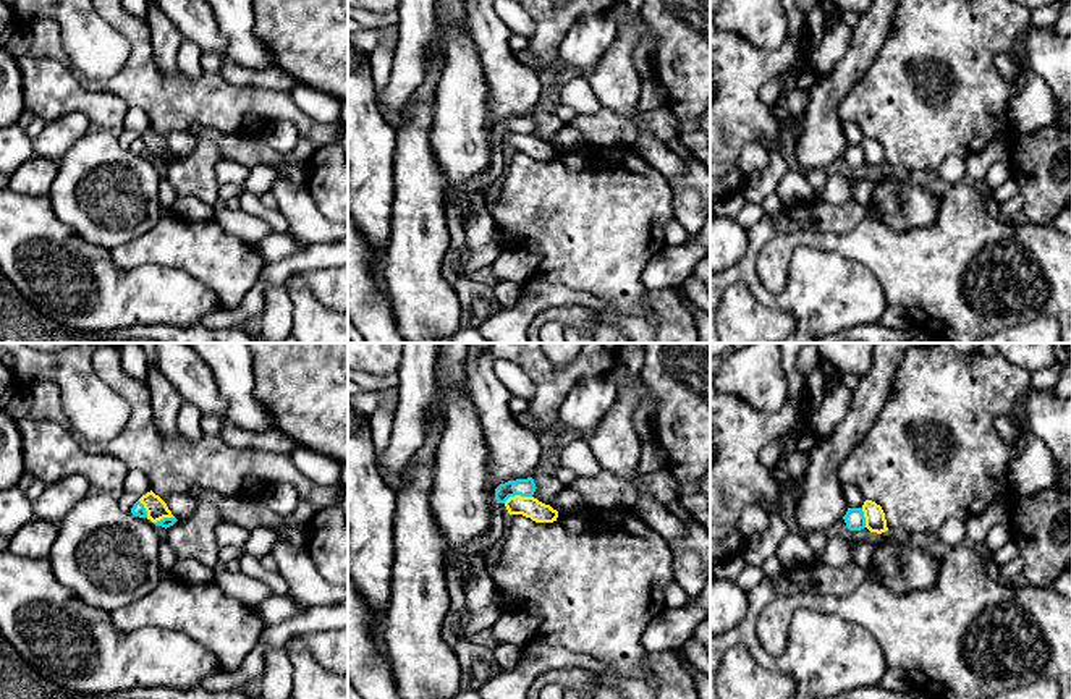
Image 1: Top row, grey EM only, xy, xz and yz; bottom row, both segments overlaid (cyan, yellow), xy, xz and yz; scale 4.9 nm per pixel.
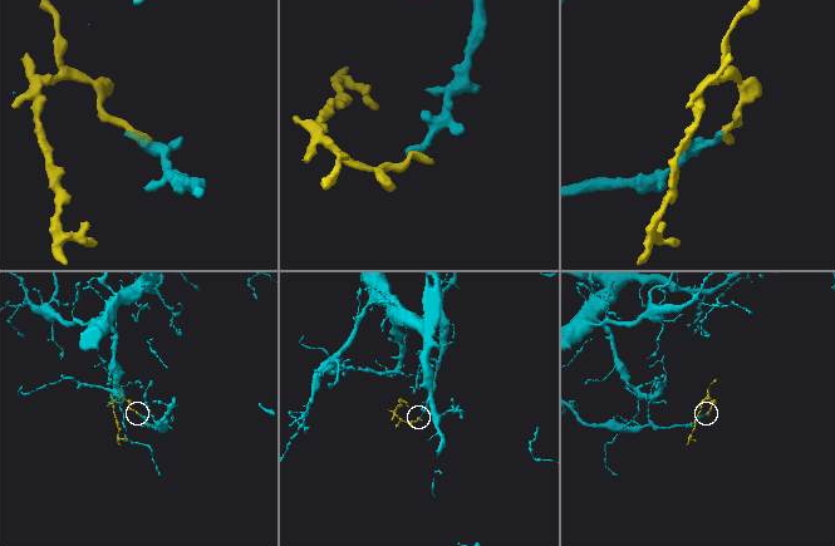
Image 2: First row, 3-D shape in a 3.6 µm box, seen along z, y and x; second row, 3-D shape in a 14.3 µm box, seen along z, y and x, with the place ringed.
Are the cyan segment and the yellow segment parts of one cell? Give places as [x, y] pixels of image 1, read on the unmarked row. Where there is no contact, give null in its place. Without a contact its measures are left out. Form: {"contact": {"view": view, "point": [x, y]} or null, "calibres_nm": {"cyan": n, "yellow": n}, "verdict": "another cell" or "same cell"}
{"contact": {"view": "xz", "point": [516, 131]}, "calibres_nm": {"cyan": 90, "yellow": 110}, "verdict": "another cell"}

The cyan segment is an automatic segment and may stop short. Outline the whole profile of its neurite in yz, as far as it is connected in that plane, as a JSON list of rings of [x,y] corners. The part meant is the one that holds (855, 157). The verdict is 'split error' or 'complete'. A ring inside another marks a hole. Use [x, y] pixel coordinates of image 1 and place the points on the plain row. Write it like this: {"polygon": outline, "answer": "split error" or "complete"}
{"polygon": [[[848,146],[843,157],[849,168],[861,168],[866,165],[866,155],[862,146]]], "answer": "complete"}

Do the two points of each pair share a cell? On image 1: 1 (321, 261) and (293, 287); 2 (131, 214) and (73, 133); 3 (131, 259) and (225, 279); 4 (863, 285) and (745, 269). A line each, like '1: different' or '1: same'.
1: different
2: different
3: same
4: same

